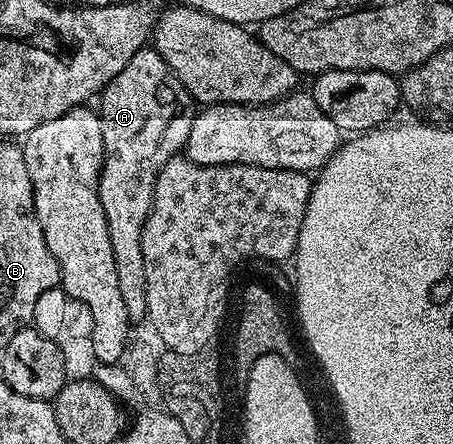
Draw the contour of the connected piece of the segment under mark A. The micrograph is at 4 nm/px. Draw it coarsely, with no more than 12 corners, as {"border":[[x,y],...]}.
{"border":[[154,48],[98,95],[117,285],[147,318],[141,232],[197,110]]}

